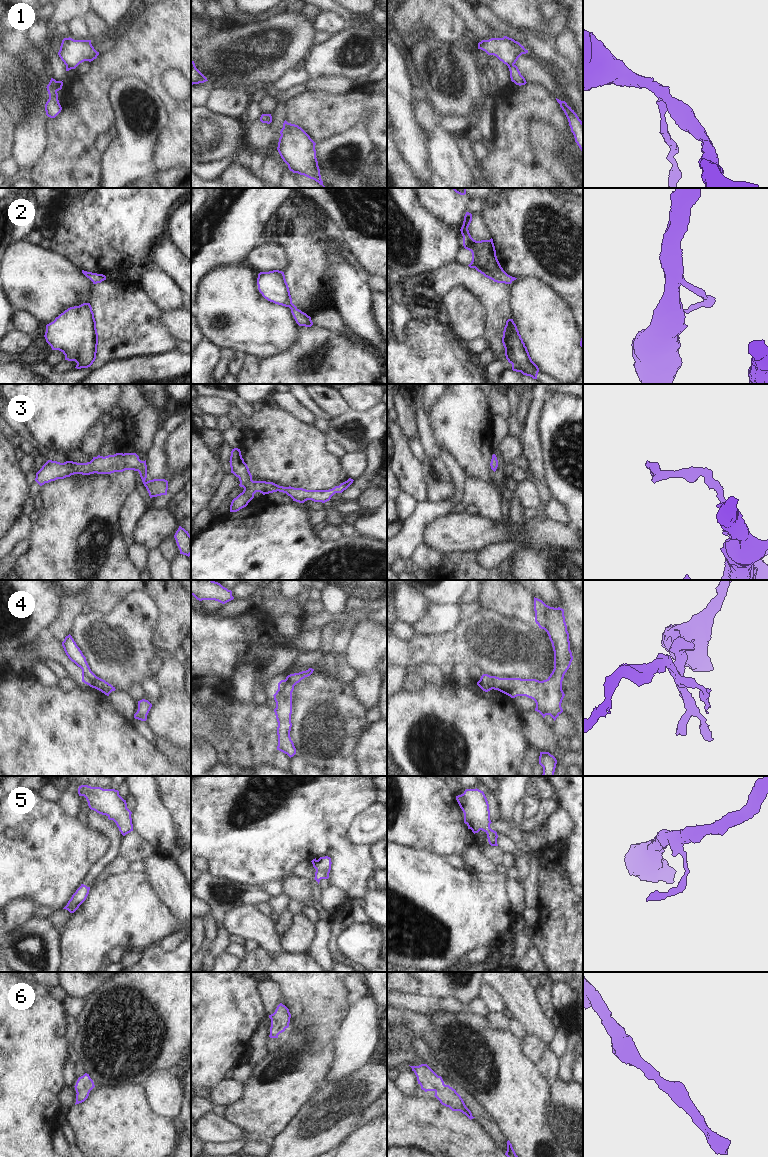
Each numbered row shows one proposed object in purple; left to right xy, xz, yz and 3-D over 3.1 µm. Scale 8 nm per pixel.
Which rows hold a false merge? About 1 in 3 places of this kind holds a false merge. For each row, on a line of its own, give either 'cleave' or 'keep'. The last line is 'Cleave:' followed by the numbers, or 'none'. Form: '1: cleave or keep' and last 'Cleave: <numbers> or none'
1: cleave
2: keep
3: keep
4: cleave
5: keep
6: keep
Cleave: 1, 4

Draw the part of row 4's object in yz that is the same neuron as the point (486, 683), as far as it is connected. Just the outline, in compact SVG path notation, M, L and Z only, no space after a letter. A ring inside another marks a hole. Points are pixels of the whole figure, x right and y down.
M483 674L480 680L477 682L477 685L485 692L488 692L494 689L493 677L488 674Z

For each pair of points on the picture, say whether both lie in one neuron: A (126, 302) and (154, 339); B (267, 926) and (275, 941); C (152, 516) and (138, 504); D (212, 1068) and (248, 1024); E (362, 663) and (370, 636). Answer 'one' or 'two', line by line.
A: one
B: one
C: two
D: one
E: one

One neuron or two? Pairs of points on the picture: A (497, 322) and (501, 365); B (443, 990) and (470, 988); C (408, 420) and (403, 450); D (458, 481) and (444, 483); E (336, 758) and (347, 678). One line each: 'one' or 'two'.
A: one
B: one
C: two
D: two
E: two

